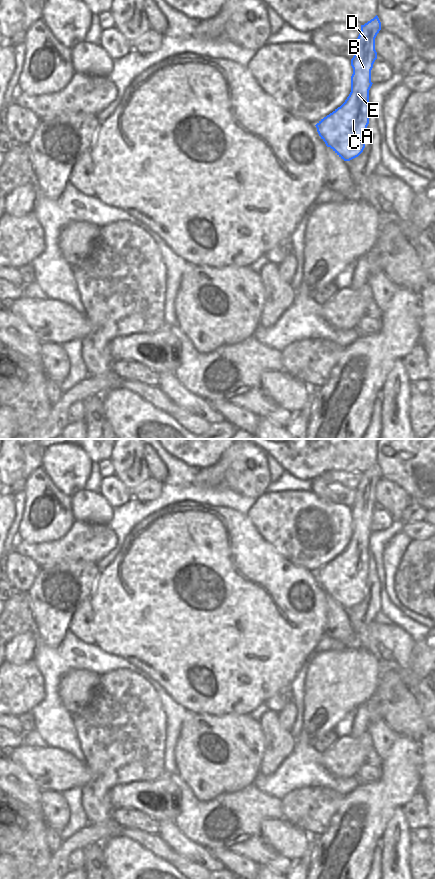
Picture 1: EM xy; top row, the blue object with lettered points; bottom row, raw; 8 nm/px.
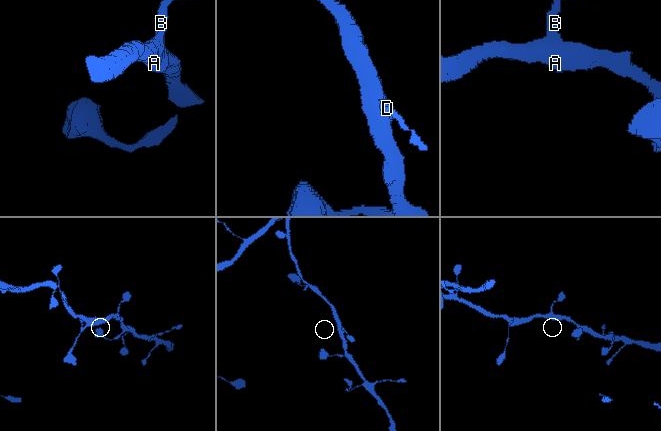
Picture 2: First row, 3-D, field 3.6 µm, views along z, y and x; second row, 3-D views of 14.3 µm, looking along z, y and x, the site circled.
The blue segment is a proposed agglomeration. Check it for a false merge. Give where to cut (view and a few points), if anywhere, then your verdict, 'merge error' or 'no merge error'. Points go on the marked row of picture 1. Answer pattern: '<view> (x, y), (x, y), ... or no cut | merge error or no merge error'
no cut | no merge error

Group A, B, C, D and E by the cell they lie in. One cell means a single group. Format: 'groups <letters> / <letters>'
groups A B C D E

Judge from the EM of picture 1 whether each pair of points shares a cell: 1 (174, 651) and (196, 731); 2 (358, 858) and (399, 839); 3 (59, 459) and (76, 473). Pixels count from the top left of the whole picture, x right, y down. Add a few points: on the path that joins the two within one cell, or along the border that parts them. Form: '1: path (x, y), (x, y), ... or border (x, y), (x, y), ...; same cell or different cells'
1: border (192, 711), (215, 715); different cells
2: border (388, 821), (379, 843); different cells
3: path (63, 462), (72, 469); same cell

